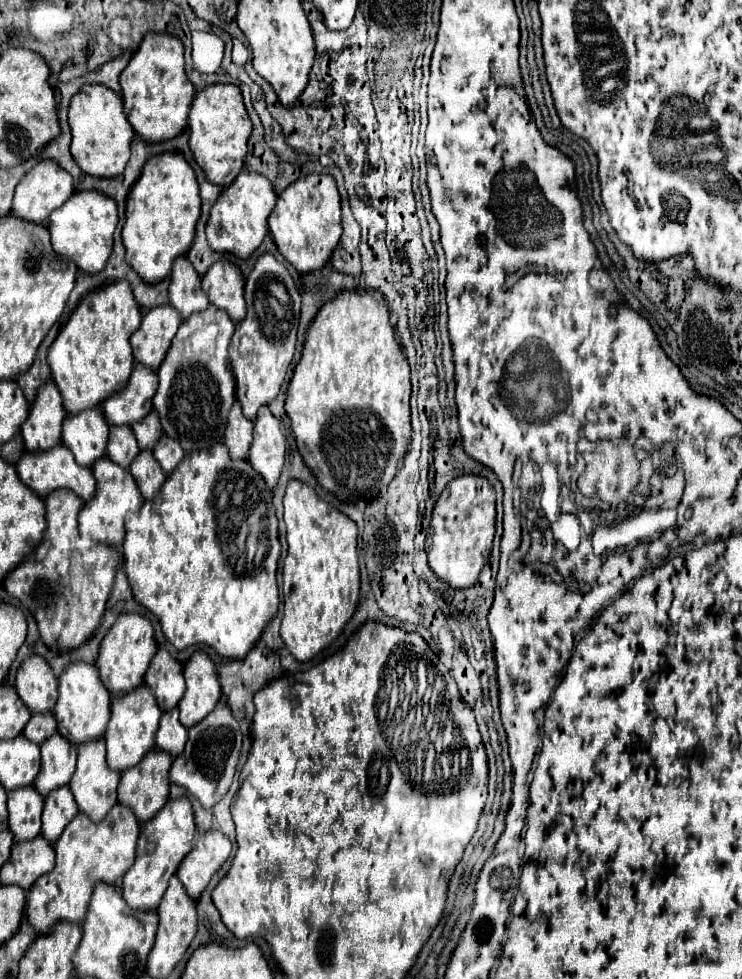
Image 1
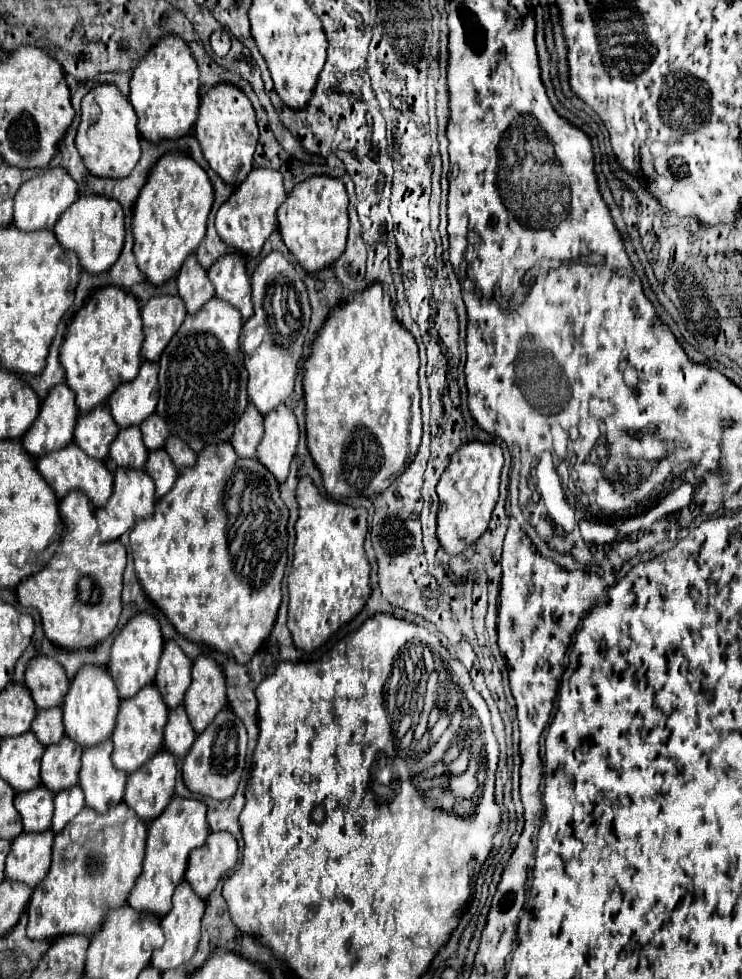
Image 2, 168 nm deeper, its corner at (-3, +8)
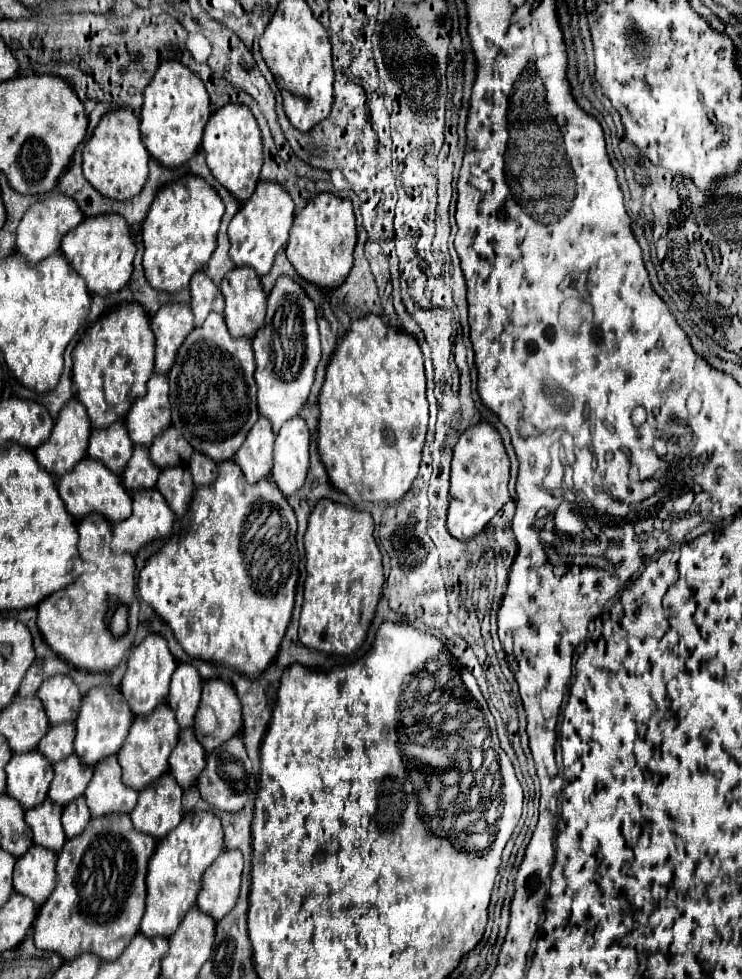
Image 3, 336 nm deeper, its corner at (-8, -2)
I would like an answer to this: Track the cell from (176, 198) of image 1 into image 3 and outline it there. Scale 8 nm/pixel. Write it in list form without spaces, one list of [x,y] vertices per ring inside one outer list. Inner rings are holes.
[[[185,176],[159,190],[143,222],[143,268],[147,282],[155,290],[179,292],[189,286],[195,272],[205,270],[217,248],[217,230],[223,212],[225,206],[219,194],[201,176]]]

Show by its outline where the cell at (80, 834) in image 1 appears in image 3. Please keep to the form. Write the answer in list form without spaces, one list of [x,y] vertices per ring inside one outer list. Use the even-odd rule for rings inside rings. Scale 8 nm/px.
[[[107,814],[93,818],[83,834],[69,838],[63,850],[57,854],[57,884],[47,902],[39,908],[39,916],[33,926],[35,946],[39,950],[55,952],[63,960],[73,960],[83,952],[99,956],[103,962],[117,960],[131,938],[139,932],[139,922],[145,912],[145,876],[151,854],[155,852],[155,838],[139,834],[131,826],[129,814]]]

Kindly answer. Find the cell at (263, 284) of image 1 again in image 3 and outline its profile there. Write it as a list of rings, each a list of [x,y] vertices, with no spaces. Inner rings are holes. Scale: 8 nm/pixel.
[[[279,278],[273,292],[269,294],[267,324],[253,338],[253,350],[257,360],[255,382],[259,386],[259,414],[271,422],[273,432],[277,434],[281,426],[289,418],[297,416],[307,402],[315,378],[315,368],[321,358],[315,304],[309,300],[305,290],[291,278]]]

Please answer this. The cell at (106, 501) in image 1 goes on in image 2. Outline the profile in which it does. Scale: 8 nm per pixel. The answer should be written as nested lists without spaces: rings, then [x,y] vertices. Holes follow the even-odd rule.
[[[118,466],[116,472],[114,472],[112,496],[108,498],[108,502],[104,506],[94,510],[100,540],[102,542],[118,540],[124,532],[132,530],[132,526],[140,518],[150,516],[152,510],[154,510],[154,482],[150,480],[150,476],[146,476],[146,472],[138,470],[138,468],[122,468],[122,466]]]

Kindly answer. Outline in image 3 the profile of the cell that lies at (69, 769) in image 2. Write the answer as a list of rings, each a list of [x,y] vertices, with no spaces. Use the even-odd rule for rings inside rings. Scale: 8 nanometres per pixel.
[[[71,754],[63,762],[55,764],[55,778],[51,782],[49,798],[59,806],[67,806],[75,798],[83,796],[91,778],[93,778],[93,768],[81,762],[77,754]]]

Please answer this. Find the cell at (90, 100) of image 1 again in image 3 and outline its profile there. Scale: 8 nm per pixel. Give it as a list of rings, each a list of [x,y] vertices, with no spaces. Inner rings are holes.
[[[113,110],[95,128],[83,148],[83,174],[105,198],[127,200],[137,196],[149,178],[149,152],[141,142],[139,118],[131,110]]]

